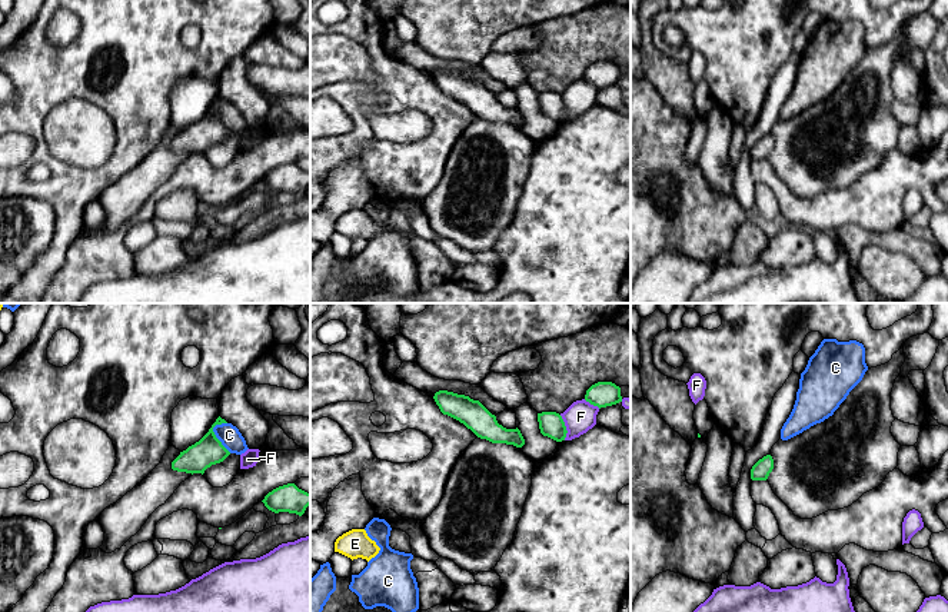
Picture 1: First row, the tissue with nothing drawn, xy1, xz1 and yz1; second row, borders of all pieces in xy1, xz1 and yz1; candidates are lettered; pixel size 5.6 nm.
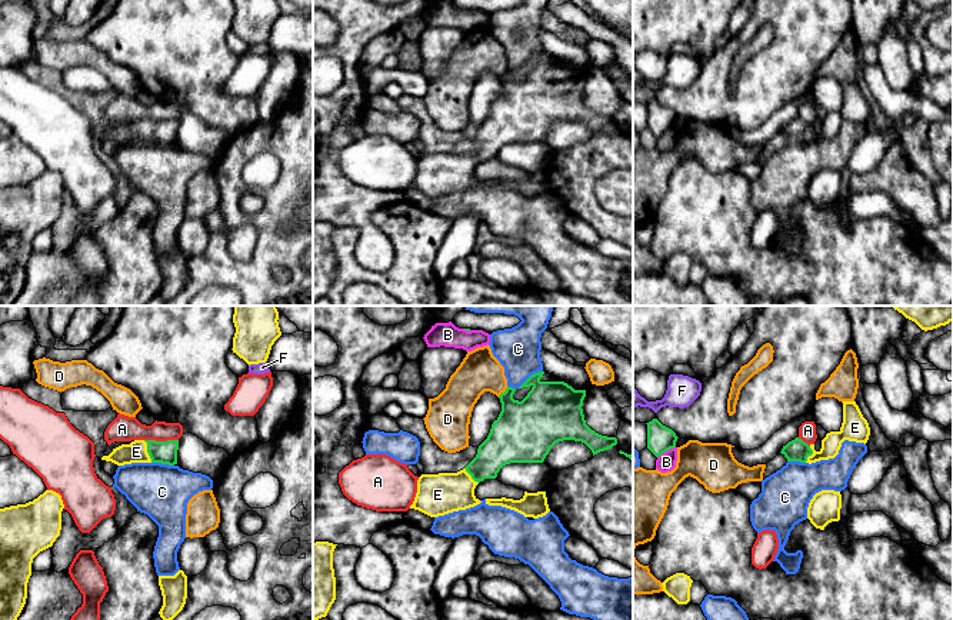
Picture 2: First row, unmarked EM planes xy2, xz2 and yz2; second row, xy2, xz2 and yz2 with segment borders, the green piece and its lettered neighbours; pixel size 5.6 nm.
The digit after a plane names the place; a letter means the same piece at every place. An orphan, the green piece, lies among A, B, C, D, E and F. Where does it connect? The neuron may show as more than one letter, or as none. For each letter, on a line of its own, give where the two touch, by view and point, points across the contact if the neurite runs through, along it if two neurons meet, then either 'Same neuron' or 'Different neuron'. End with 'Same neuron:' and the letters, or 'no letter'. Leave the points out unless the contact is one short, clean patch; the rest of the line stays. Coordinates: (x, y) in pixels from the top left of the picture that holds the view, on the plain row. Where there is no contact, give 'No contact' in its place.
A: Touches green at xy2 (162, 122). Boundary: xy2 (145, 119), (177, 120). Different neuron
B: Touches green at yz2 (666, 130). Boundary: yz2 (675, 126), (657, 137). Different neuron
C: Touches green at xy1 (216, 117). Different neuron
D: Touches green at xz2 (505, 72). Different neuron
E: Touches green at xy2 (147, 132). Path across: xy2 (160, 132), (147, 132), (136, 132). Same neuron
F: Touches green at xz1 (565, 107). Different neuron
Same neuron: E

